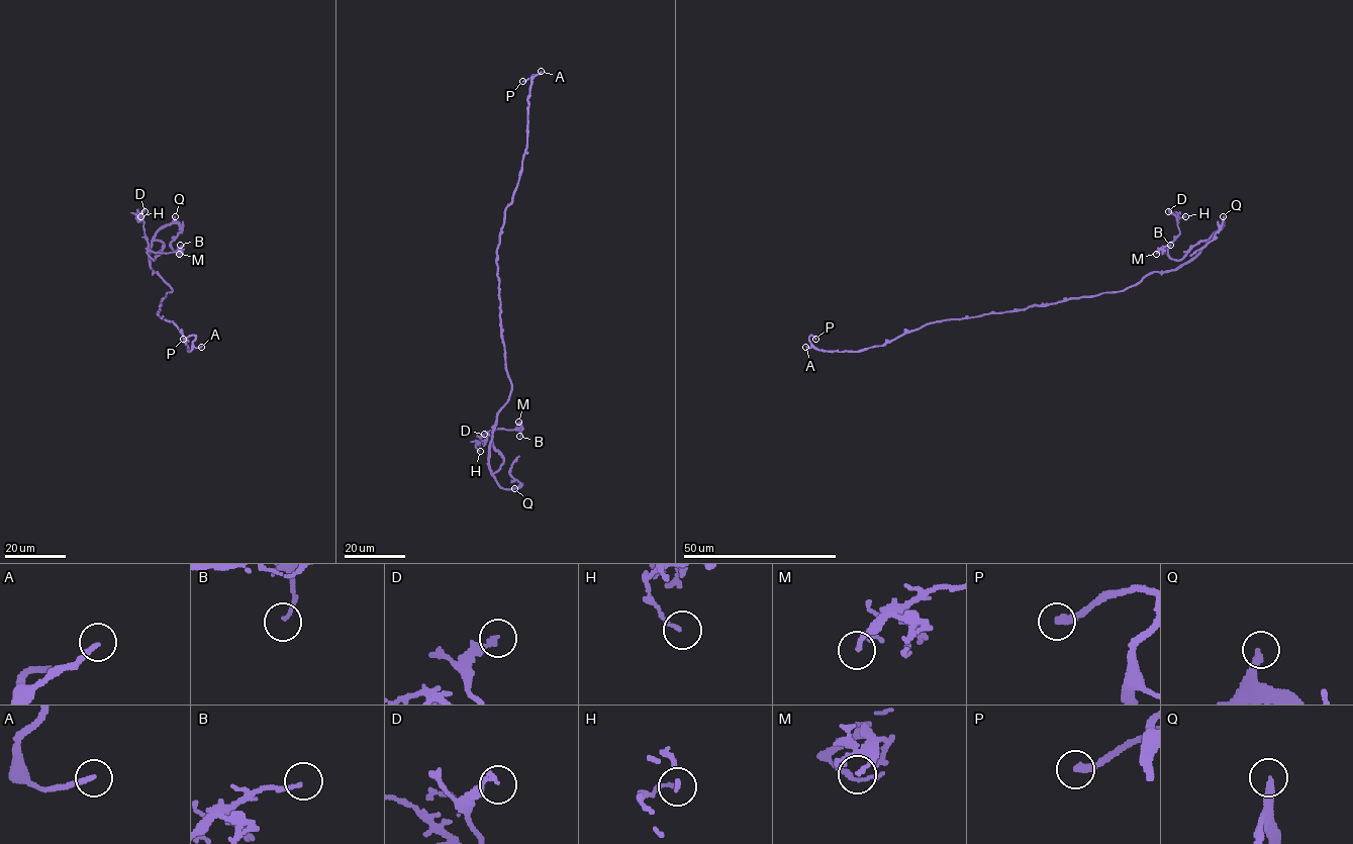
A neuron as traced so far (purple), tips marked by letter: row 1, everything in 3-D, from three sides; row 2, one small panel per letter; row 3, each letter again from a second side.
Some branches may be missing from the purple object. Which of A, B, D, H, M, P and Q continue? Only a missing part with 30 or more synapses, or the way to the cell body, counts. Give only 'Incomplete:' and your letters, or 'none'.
Incomplete: A, P, Q

